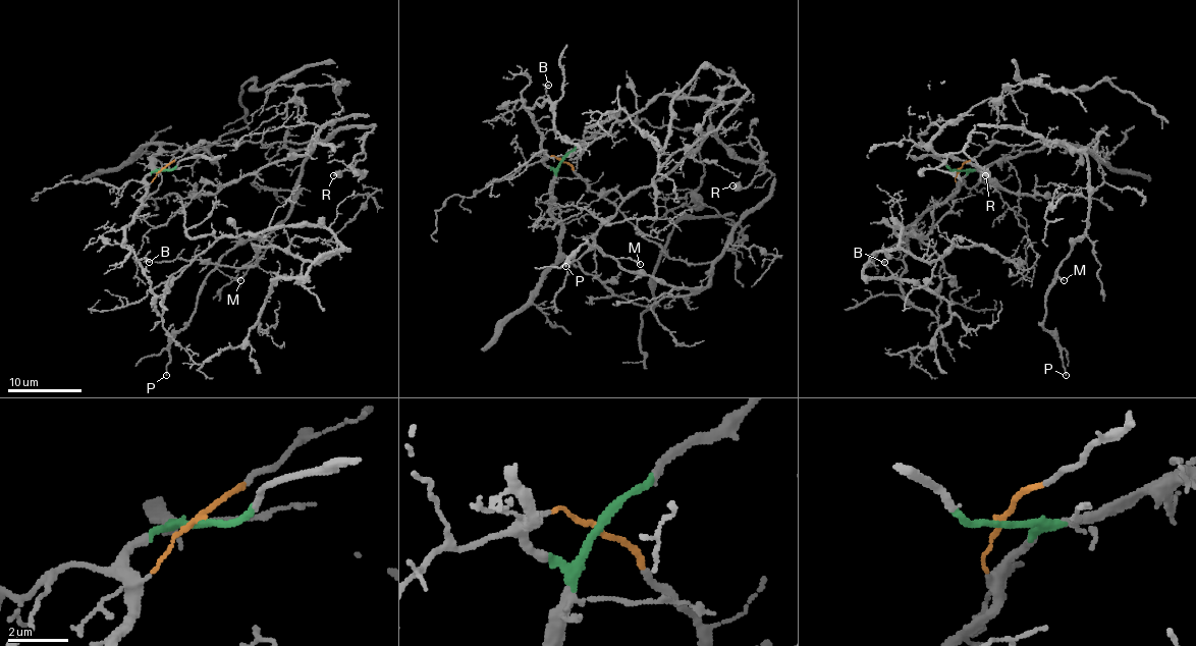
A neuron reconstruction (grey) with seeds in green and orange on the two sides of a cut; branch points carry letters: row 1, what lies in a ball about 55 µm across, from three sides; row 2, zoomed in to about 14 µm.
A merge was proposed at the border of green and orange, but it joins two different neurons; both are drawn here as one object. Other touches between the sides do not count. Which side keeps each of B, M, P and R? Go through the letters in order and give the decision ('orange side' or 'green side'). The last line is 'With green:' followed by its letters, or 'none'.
B: green side
M: orange side
P: orange side
R: orange side
With green: B

